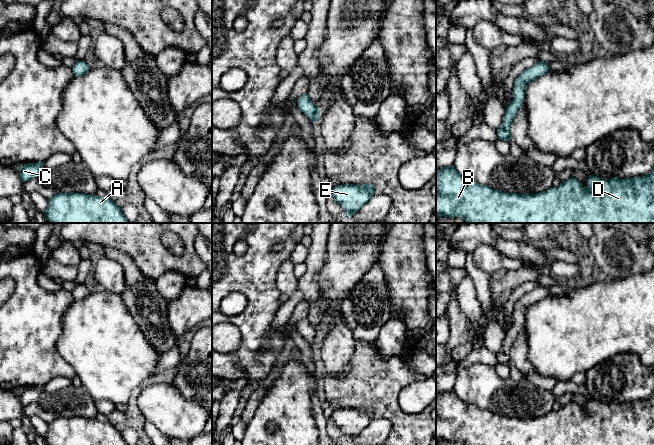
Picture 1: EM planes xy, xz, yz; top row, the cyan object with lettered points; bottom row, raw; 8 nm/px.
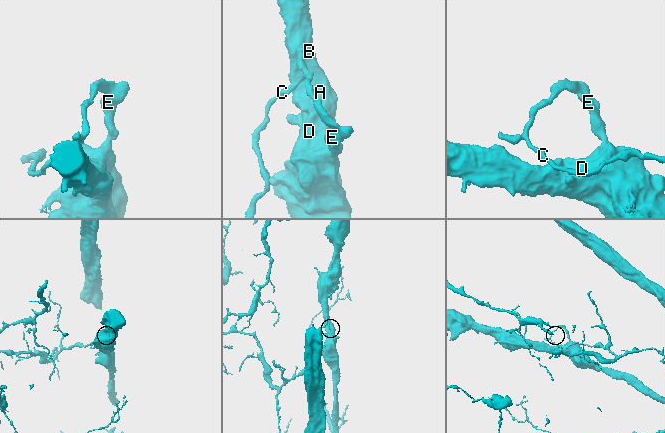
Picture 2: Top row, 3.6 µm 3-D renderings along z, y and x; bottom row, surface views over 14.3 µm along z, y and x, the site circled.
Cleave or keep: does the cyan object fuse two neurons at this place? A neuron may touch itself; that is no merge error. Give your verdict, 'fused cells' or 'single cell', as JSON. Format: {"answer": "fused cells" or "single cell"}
{"answer": "fused cells"}

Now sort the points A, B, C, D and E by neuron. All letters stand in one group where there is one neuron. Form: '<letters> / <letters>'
A B D E / C

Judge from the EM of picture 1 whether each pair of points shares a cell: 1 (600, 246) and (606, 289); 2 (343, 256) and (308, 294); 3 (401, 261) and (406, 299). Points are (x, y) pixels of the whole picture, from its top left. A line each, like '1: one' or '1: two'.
1: two
2: two
3: one

